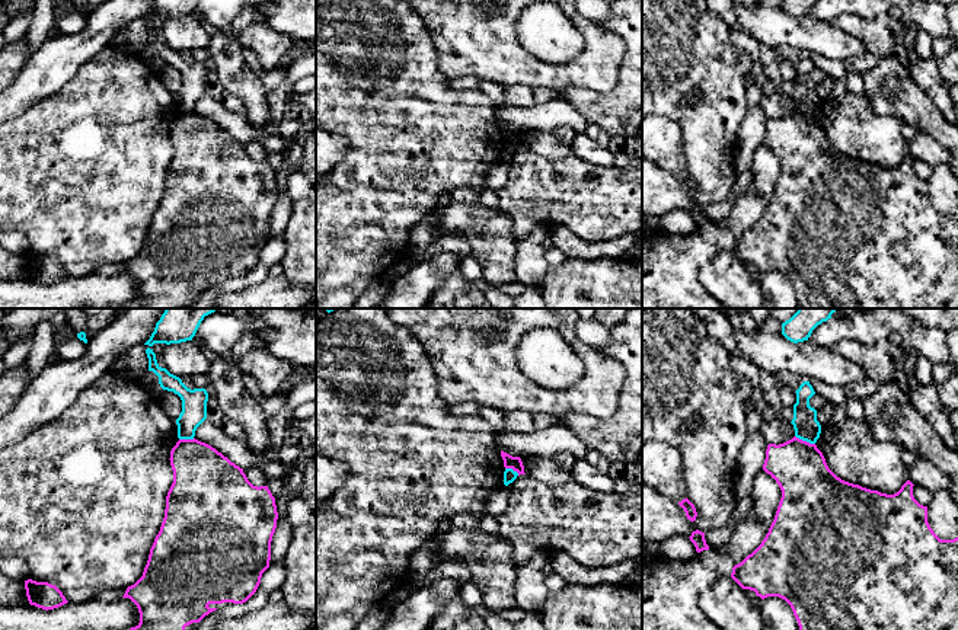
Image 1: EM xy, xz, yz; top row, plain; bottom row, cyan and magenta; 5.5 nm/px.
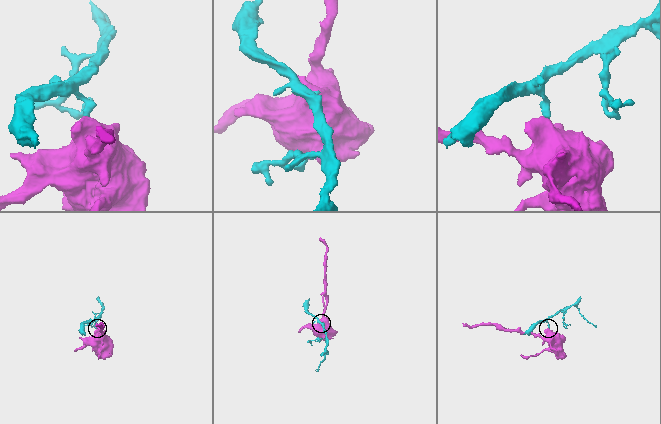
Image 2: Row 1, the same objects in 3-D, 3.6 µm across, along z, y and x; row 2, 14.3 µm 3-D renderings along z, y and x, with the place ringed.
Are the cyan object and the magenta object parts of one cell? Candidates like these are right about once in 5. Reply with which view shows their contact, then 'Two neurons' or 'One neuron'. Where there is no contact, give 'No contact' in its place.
Touches cyan in yz. Two neurons

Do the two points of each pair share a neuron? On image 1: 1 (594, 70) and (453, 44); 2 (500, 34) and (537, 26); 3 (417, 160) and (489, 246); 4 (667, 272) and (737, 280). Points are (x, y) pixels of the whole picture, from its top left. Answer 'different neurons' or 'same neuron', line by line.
1: same neuron
2: different neurons
3: different neurons
4: different neurons

